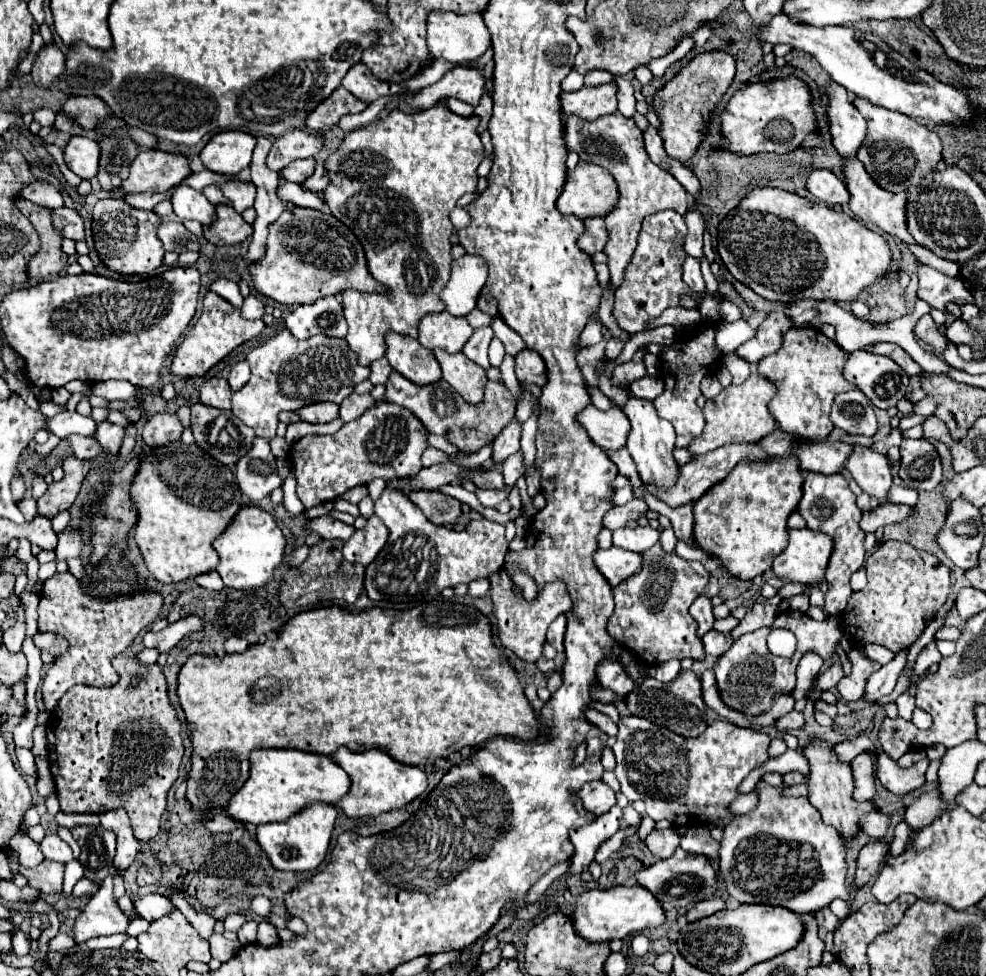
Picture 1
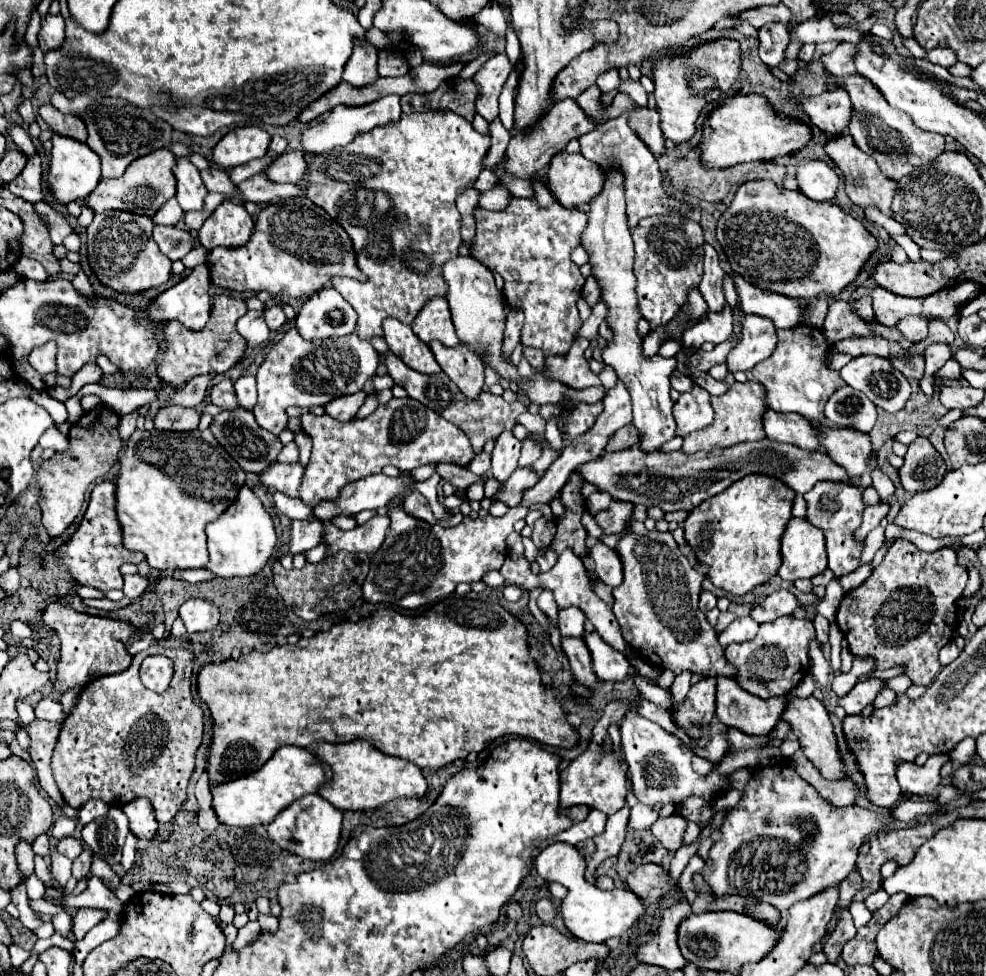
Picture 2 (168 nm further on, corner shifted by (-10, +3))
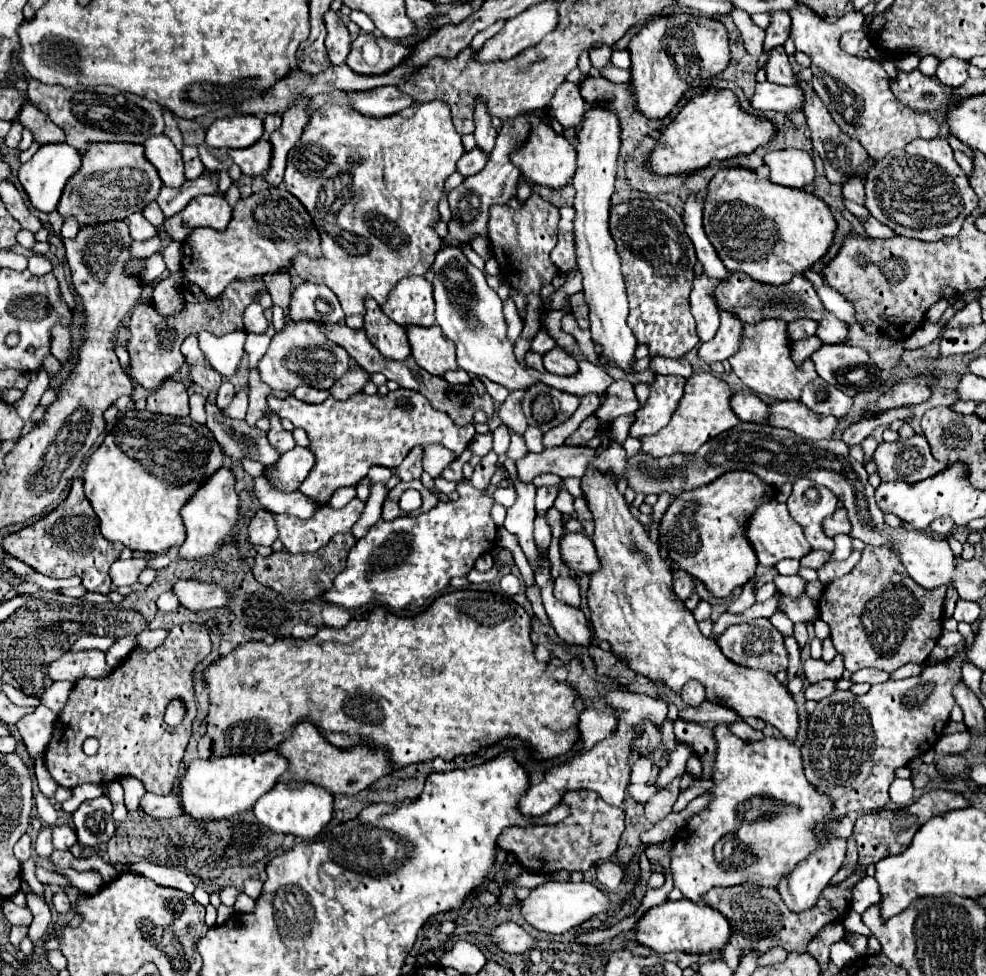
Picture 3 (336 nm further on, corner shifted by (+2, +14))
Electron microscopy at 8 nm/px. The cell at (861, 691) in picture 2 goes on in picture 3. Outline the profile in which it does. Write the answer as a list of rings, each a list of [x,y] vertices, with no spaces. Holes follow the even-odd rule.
[[[822,680],[816,684],[808,684],[808,688],[804,690],[808,700],[822,700],[832,692],[836,692],[836,680]]]

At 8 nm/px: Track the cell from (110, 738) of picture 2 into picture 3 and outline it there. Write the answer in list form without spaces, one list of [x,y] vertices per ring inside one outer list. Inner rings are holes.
[[[180,624],[174,626],[166,640],[154,648],[154,650],[132,650],[126,660],[112,670],[110,674],[102,678],[82,678],[74,684],[74,690],[64,706],[64,710],[58,714],[56,728],[52,734],[52,740],[44,752],[44,762],[52,778],[58,786],[64,788],[76,788],[80,784],[112,784],[120,778],[132,776],[138,778],[146,792],[168,796],[180,776],[180,764],[184,750],[188,746],[190,734],[192,734],[192,720],[196,716],[196,702],[194,702],[194,686],[192,686],[192,670],[198,662],[202,662],[212,650],[208,628],[200,624]],[[170,700],[182,700],[186,706],[186,718],[178,728],[172,728],[164,722],[164,710]],[[86,738],[96,738],[100,742],[100,750],[96,756],[86,756],[82,750],[82,744]]]

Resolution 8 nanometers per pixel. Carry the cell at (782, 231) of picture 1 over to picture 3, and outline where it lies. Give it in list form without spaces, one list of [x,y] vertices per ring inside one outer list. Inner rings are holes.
[[[722,168],[708,186],[704,230],[730,272],[744,272],[762,284],[780,286],[812,268],[832,246],[836,220],[828,204],[804,190],[760,180],[754,170]]]

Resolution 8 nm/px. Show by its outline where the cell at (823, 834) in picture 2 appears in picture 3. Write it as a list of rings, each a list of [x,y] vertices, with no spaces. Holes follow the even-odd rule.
[[[716,724],[714,726],[714,736],[716,736],[716,742],[718,742],[718,754],[716,754],[716,764],[714,764],[714,782],[716,786],[710,790],[714,794],[710,806],[706,810],[702,810],[700,814],[692,816],[684,828],[678,832],[678,836],[674,838],[674,848],[672,848],[672,874],[674,874],[674,886],[692,902],[700,902],[702,896],[712,888],[712,886],[736,886],[736,884],[756,884],[756,886],[766,886],[766,888],[776,888],[780,884],[780,880],[784,876],[788,876],[808,854],[812,854],[818,846],[820,846],[820,840],[816,840],[816,826],[820,822],[826,824],[826,834],[828,836],[836,836],[836,838],[849,838],[852,834],[852,828],[854,828],[854,822],[848,818],[848,816],[842,816],[842,818],[832,818],[832,810],[834,810],[834,804],[832,804],[832,798],[826,794],[826,792],[820,792],[816,786],[812,786],[804,774],[804,762],[802,762],[802,756],[800,756],[800,750],[790,742],[790,740],[784,740],[784,738],[772,738],[772,736],[766,736],[764,740],[760,742],[744,742],[740,738],[736,738],[734,734],[728,732],[728,726],[726,724]]]

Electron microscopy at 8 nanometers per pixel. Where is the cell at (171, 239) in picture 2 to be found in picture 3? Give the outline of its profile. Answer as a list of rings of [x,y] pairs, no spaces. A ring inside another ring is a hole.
[[[142,214],[128,216],[128,224],[130,224],[132,240],[148,240],[150,238],[150,230],[154,230],[152,224]]]

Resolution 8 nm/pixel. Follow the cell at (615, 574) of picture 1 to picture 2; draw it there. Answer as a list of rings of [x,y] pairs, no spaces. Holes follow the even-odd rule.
[[[604,543],[590,547],[590,559],[594,561],[596,577],[608,587],[618,587],[622,583],[622,561],[618,553]]]

